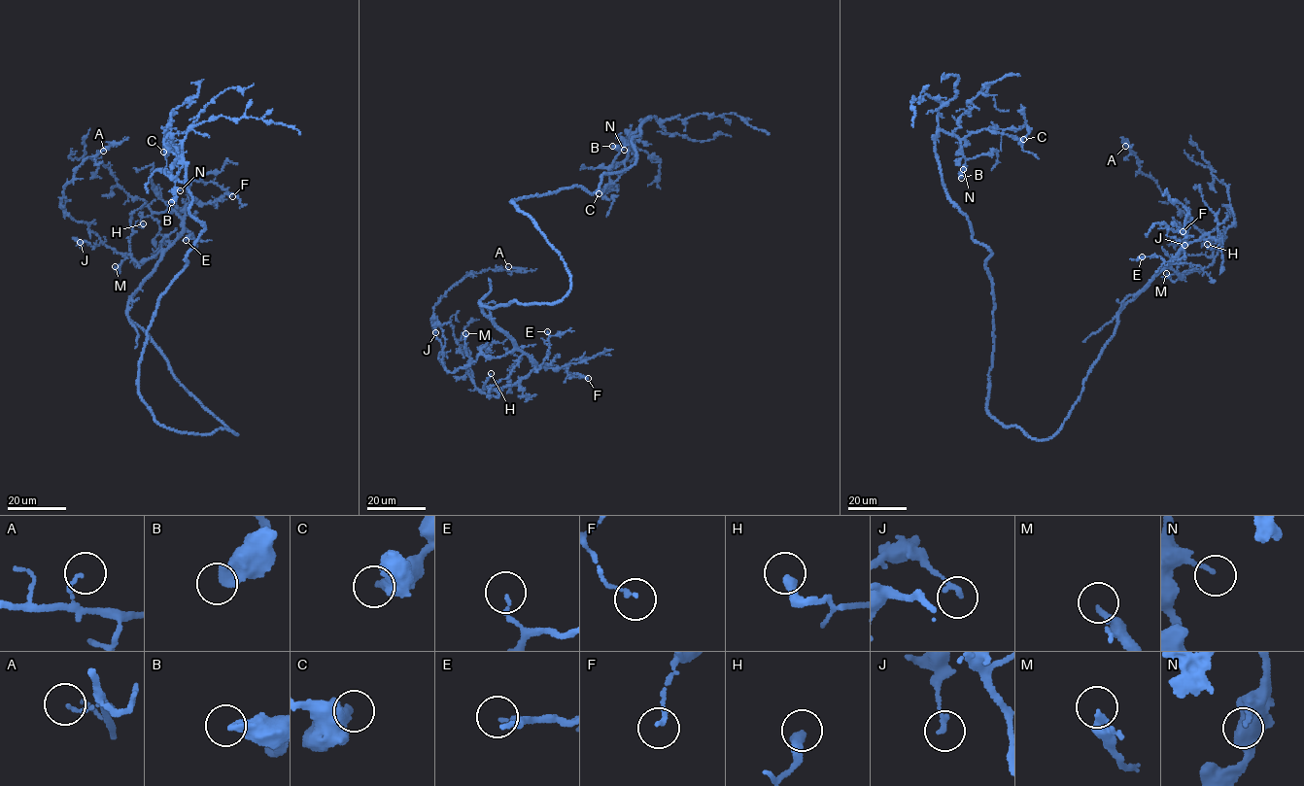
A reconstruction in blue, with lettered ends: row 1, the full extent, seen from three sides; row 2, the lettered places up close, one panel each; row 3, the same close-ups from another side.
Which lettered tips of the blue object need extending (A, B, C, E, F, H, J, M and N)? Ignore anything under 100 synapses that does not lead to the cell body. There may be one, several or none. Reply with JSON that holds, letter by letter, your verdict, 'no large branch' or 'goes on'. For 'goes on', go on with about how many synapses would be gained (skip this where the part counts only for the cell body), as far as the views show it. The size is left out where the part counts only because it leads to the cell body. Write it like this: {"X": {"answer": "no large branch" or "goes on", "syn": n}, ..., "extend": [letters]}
{"A": {"answer": "no large branch"}, "B": {"answer": "no large branch"}, "C": {"answer": "no large branch"}, "E": {"answer": "no large branch"}, "F": {"answer": "no large branch"}, "H": {"answer": "no large branch"}, "J": {"answer": "no large branch"}, "M": {"answer": "no large branch"}, "N": {"answer": "no large branch"}, "extend": []}

